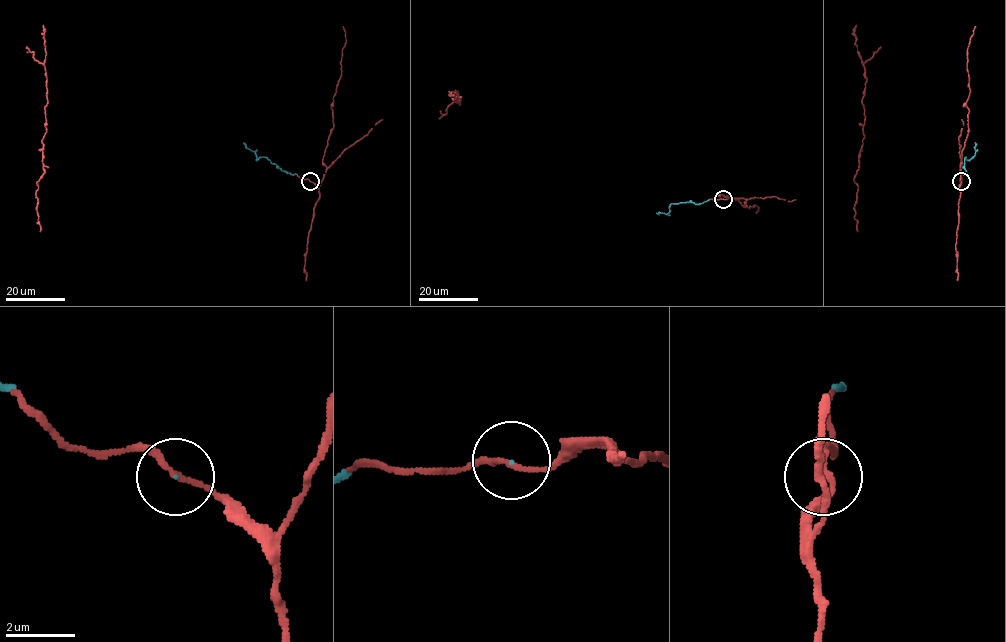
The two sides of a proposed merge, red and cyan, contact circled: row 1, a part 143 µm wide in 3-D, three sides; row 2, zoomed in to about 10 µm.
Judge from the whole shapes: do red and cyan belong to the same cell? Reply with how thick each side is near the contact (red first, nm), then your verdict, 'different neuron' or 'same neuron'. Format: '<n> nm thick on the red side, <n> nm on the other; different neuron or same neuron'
150 nm thick on the red side, 40 nm on the other; same neuron

